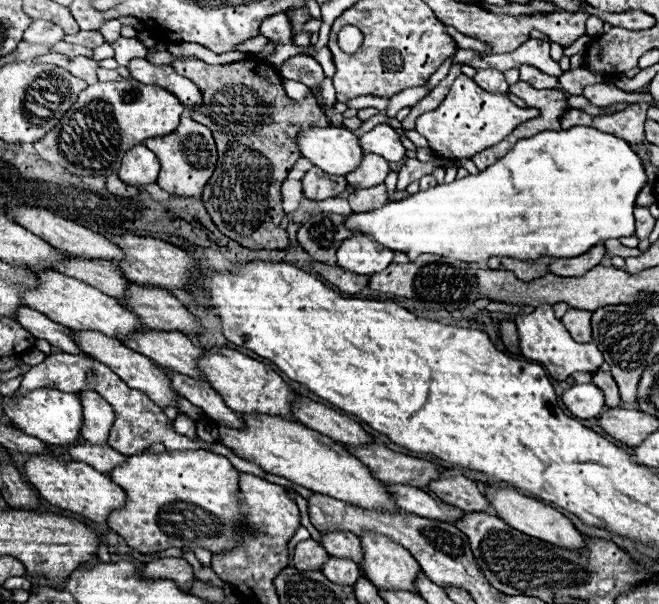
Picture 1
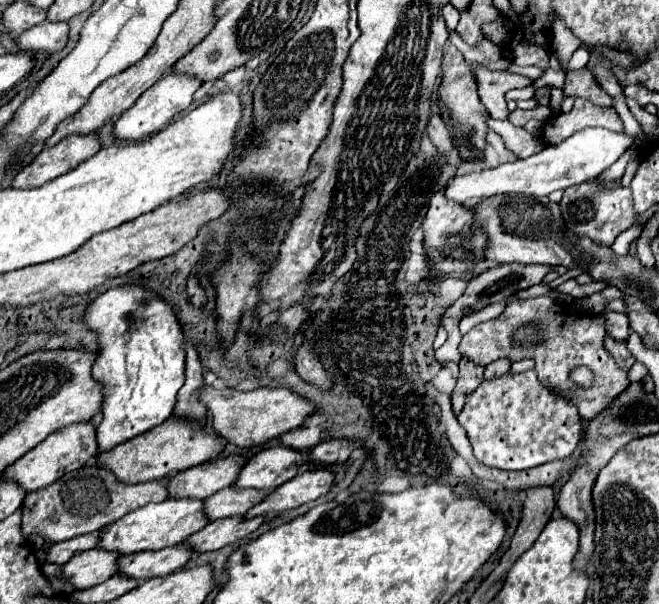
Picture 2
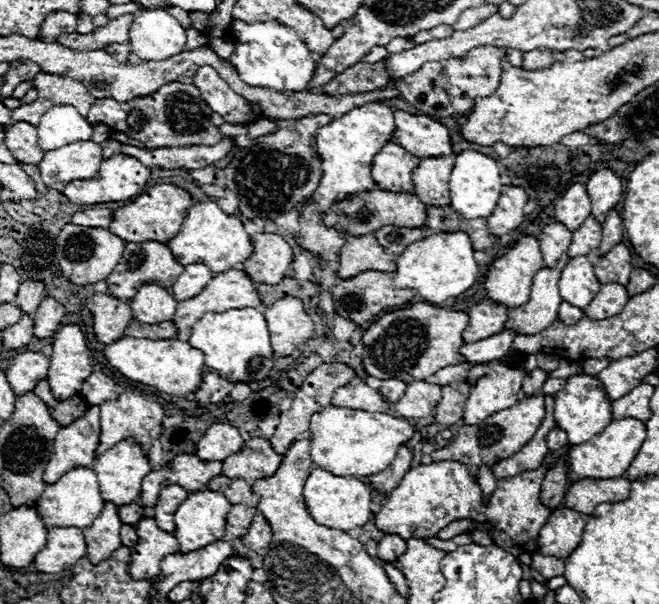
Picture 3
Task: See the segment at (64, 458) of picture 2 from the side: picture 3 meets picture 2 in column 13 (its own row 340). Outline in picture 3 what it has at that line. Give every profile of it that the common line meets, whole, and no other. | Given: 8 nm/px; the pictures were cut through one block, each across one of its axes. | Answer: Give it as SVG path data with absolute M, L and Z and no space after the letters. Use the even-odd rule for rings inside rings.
M488 302L470 308L470 320L464 330L464 342L478 342L500 332L508 320L508 308L504 304Z

